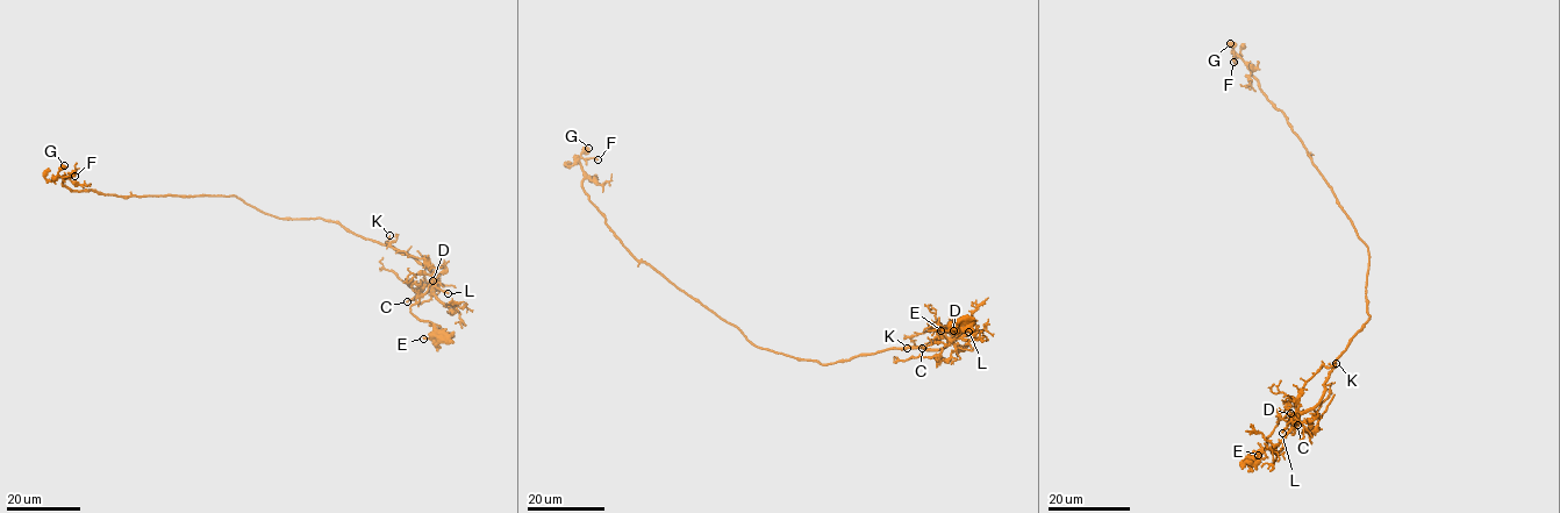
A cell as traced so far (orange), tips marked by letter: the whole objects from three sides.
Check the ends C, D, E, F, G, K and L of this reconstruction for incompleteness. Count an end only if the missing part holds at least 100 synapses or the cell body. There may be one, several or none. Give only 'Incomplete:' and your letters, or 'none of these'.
Incomplete: L

